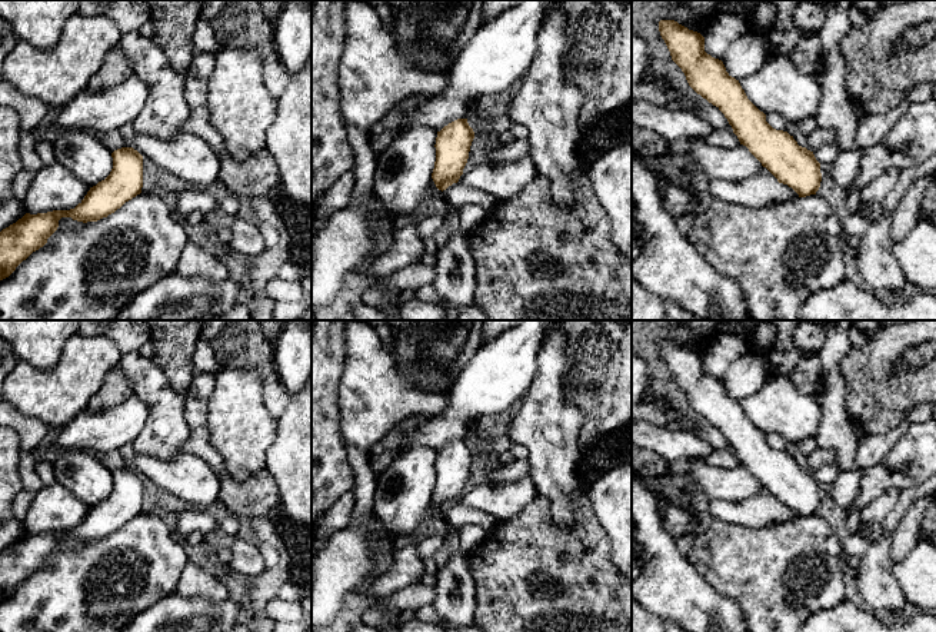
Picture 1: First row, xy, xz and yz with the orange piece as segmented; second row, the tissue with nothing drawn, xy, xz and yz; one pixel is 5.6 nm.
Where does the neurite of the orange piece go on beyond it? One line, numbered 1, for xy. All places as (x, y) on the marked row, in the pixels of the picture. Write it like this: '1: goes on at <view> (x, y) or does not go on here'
1: does not go on here

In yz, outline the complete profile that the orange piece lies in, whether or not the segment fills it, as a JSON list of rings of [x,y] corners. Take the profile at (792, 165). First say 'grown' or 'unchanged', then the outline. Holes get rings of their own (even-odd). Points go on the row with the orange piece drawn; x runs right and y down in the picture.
unchanged | [[[660,20],[659,31],[672,60],[682,69],[689,86],[725,114],[740,144],[746,146],[779,183],[792,187],[799,197],[816,194],[822,173],[813,152],[799,146],[787,132],[776,130],[766,122],[766,114],[747,99],[739,80],[726,71],[723,61],[705,51],[705,37],[674,20]]]

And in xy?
unchanged | [[[121,147],[111,157],[110,174],[90,187],[74,209],[26,213],[0,232],[0,280],[9,277],[23,260],[47,243],[61,217],[83,223],[97,222],[141,193],[143,156],[133,147]]]

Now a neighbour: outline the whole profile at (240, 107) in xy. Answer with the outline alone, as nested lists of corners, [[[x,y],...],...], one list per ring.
[[[220,49],[216,51],[214,70],[207,79],[207,109],[211,124],[219,130],[229,156],[246,160],[266,149],[266,134],[277,113],[274,99],[263,83],[262,57],[246,49]]]

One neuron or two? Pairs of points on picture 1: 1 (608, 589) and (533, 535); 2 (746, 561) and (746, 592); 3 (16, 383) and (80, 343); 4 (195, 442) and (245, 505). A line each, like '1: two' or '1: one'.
1: one
2: one
3: one
4: one

